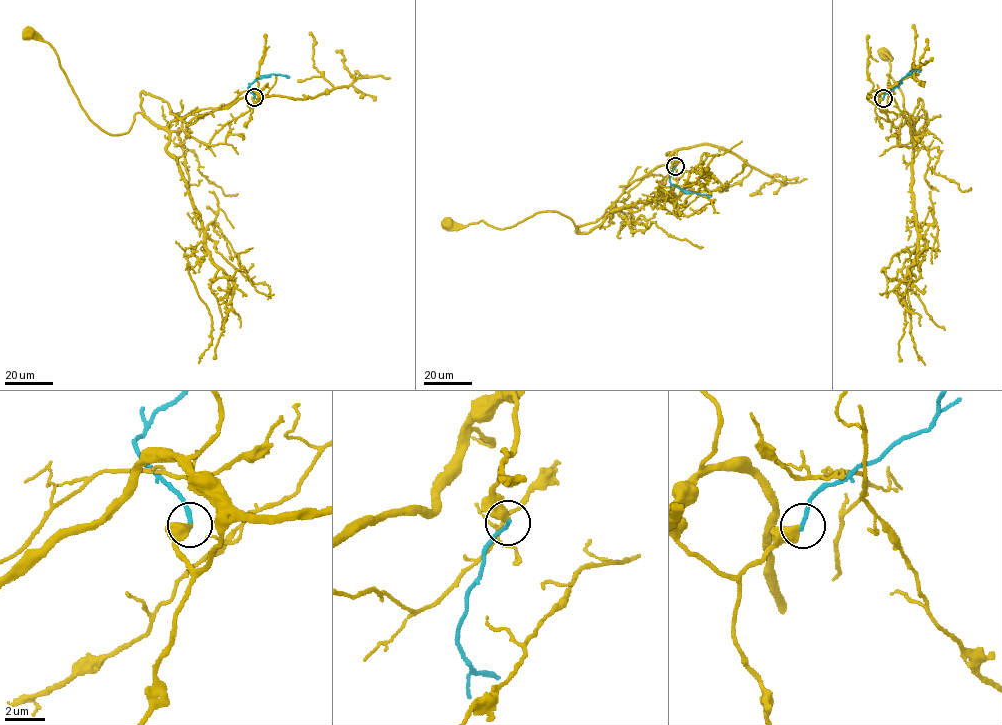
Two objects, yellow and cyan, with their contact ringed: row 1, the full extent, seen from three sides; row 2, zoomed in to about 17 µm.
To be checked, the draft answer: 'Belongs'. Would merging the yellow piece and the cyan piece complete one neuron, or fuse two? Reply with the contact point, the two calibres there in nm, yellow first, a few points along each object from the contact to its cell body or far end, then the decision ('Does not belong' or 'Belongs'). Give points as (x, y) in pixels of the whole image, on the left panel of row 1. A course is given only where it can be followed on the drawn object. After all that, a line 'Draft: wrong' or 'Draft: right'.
Place: (254, 97). Thickness 480 nm (yellow) against 220 nm. Course of yellow: (255, 97), (250, 90), (166, 127), (136, 113), (127, 132), (110, 135), (81, 106), (56, 51), (29, 35). Course of cyan: (255, 97), (248, 87), (256, 79), (271, 74), (289, 77). Belongs
Draft: right

